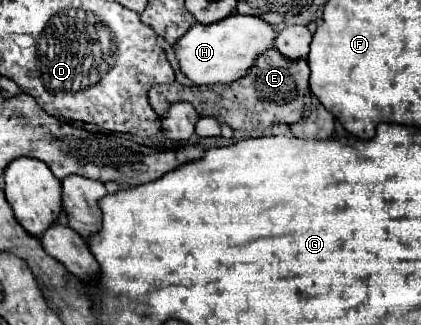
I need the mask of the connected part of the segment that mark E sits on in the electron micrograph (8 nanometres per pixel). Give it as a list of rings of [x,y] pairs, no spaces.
[[[270,48],[266,54],[258,56],[256,66],[240,80],[230,84],[214,84],[214,86],[182,86],[178,82],[160,84],[150,90],[150,104],[156,114],[164,114],[172,102],[186,100],[192,102],[200,116],[214,116],[220,124],[228,124],[238,130],[266,130],[274,124],[294,124],[298,122],[310,98],[308,88],[308,64],[306,60],[288,62],[276,48]]]

